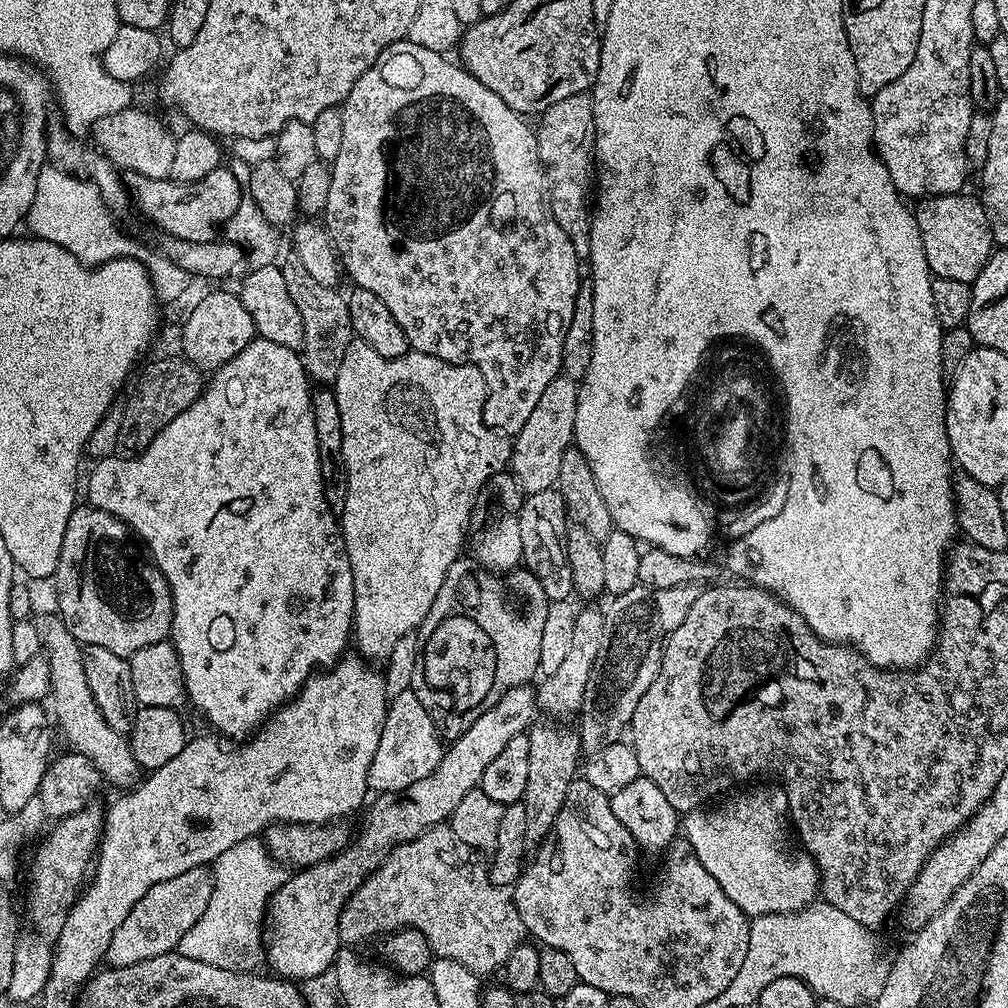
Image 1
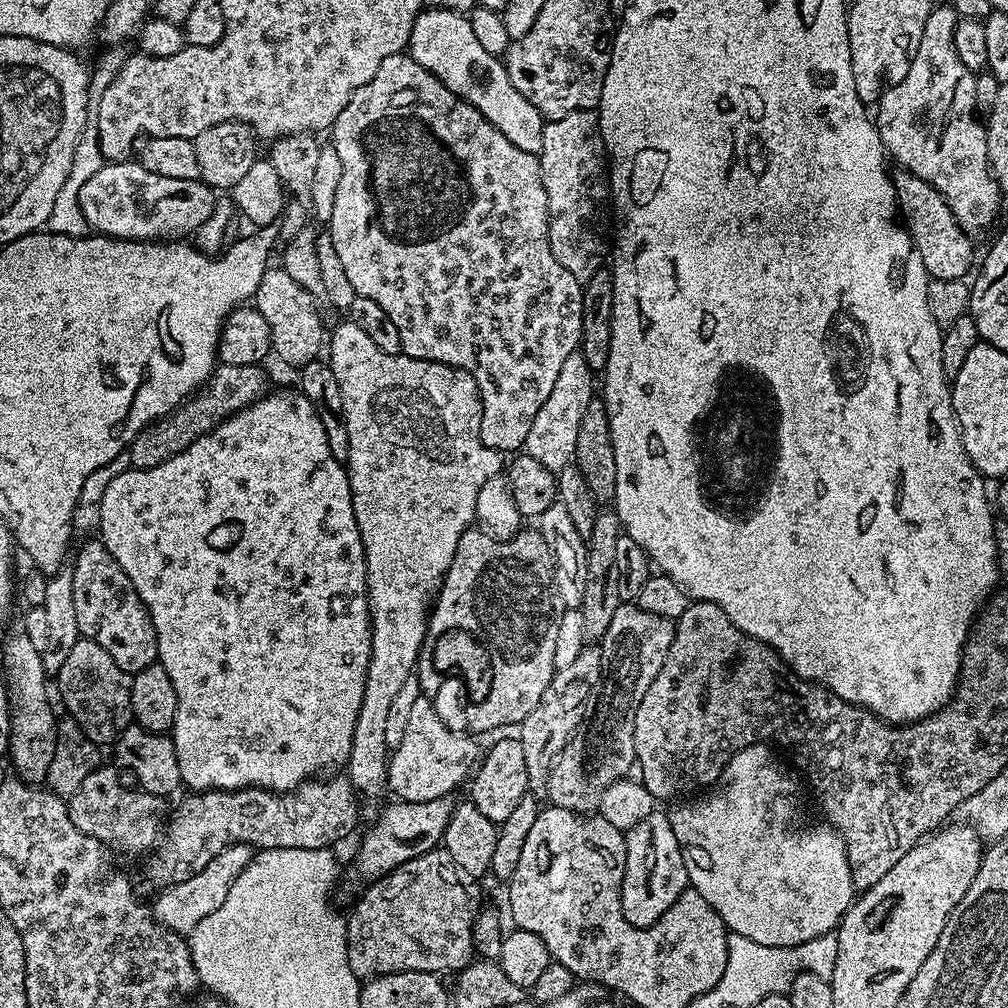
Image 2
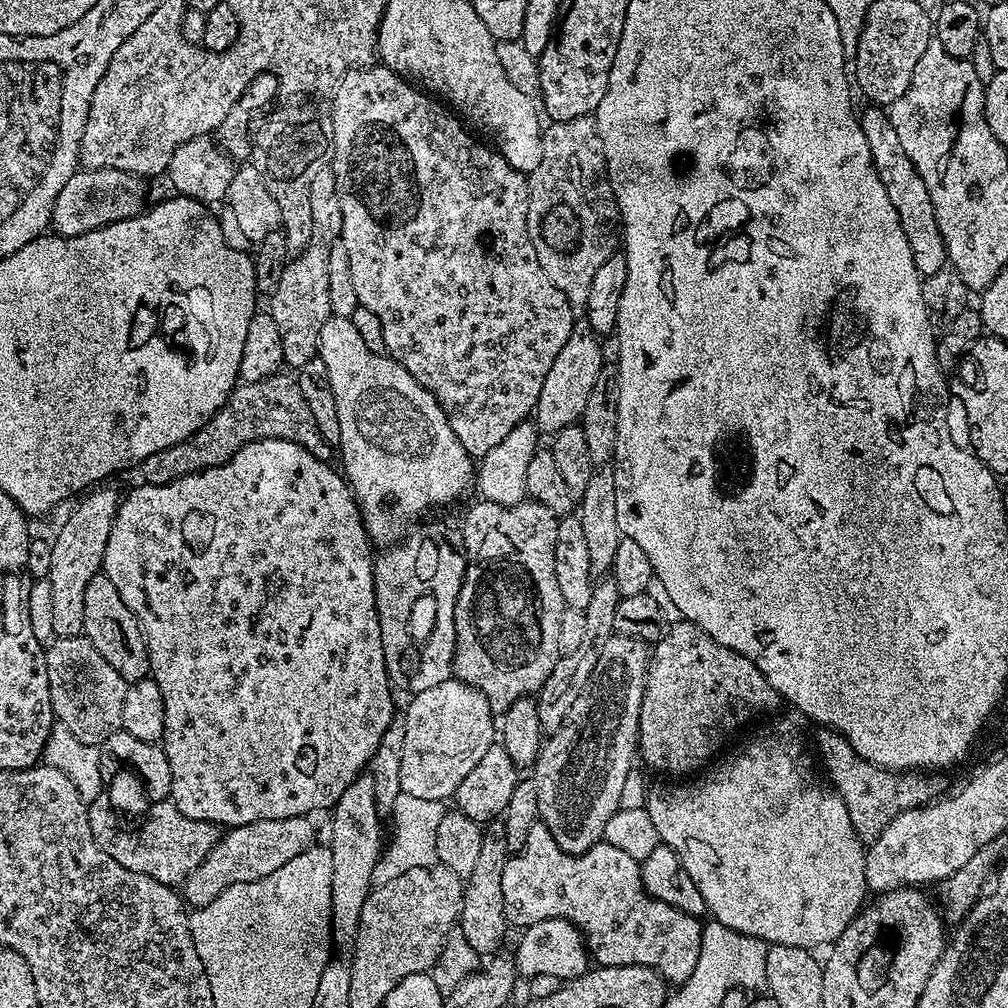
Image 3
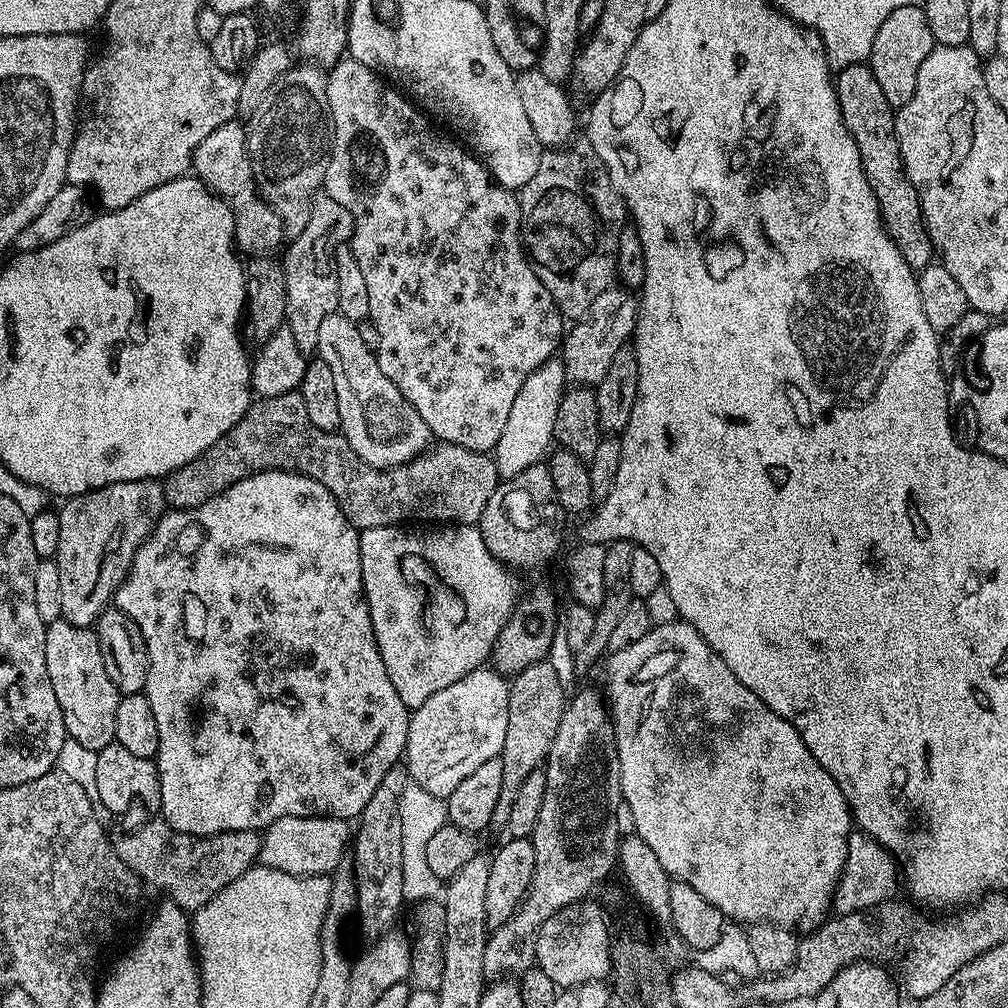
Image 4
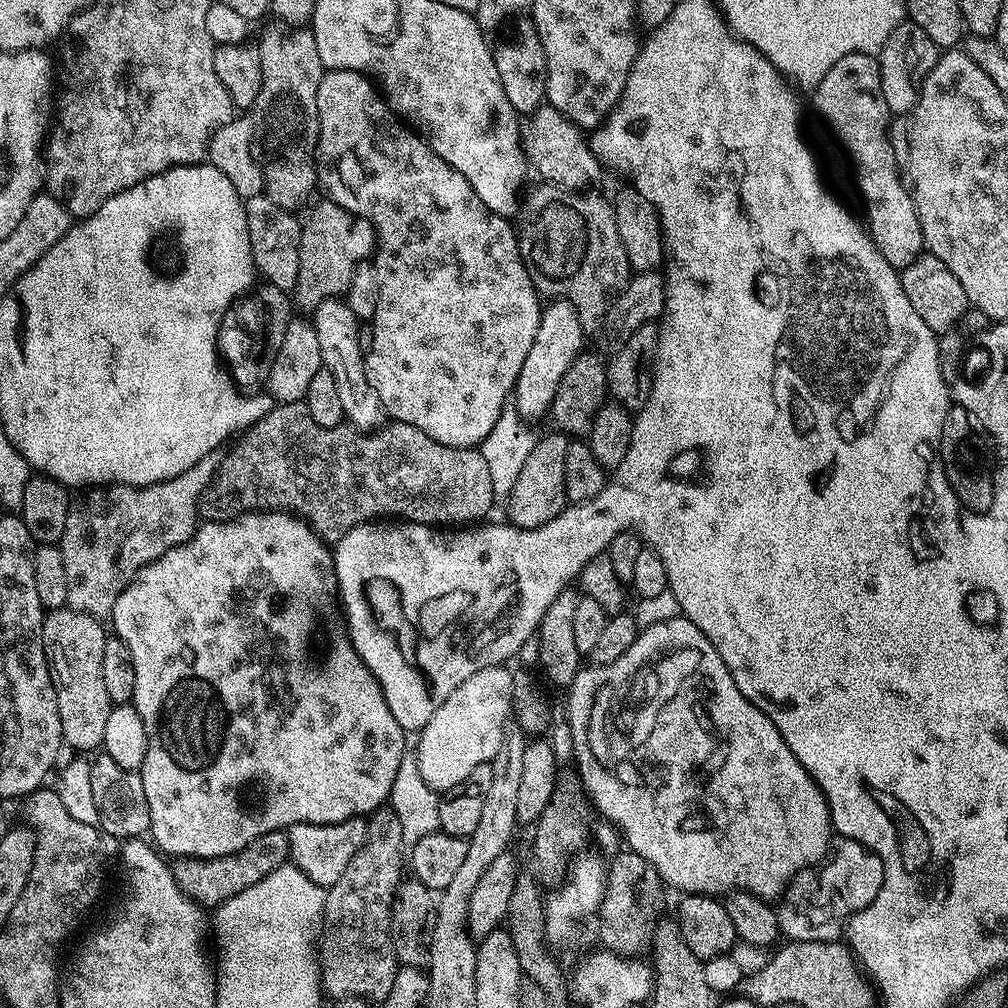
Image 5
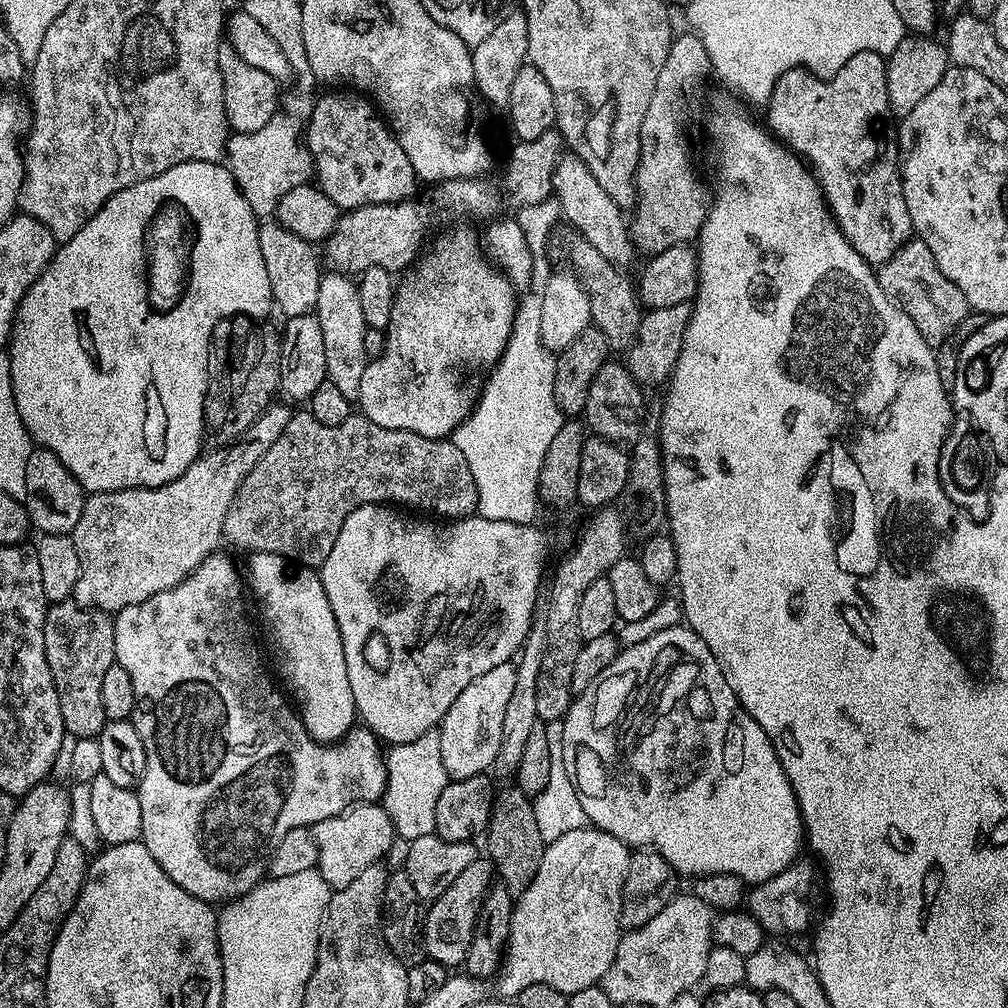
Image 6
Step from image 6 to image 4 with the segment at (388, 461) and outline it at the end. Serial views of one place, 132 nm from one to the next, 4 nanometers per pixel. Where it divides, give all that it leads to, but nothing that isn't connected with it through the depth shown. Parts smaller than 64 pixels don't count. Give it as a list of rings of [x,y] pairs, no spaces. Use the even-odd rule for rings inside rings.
[[[299,391],[265,396],[248,405],[246,414],[210,450],[198,454],[194,462],[186,462],[169,476],[163,477],[164,503],[169,509],[197,508],[210,498],[222,494],[234,482],[246,478],[255,472],[264,472],[267,468],[281,468],[287,472],[301,472],[303,476],[314,478],[334,494],[334,498],[344,511],[344,516],[358,530],[377,528],[378,526],[403,525],[404,520],[433,520],[436,526],[459,526],[462,524],[479,525],[482,510],[490,502],[496,485],[502,477],[496,468],[495,459],[487,452],[475,452],[466,446],[437,443],[424,449],[409,464],[399,464],[393,468],[375,468],[370,466],[348,445],[348,439],[339,431],[318,430],[306,414],[306,402],[302,402]]]

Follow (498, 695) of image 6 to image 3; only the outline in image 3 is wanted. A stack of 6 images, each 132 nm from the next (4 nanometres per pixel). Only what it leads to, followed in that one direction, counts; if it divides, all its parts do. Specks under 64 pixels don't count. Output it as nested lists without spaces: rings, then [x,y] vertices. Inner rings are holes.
[[[455,678],[438,682],[438,686],[415,693],[409,700],[412,701],[408,704],[408,710],[403,713],[406,742],[400,790],[414,794],[414,798],[447,801],[455,797],[462,778],[478,766],[482,754],[486,754],[497,739],[497,717],[486,694]]]

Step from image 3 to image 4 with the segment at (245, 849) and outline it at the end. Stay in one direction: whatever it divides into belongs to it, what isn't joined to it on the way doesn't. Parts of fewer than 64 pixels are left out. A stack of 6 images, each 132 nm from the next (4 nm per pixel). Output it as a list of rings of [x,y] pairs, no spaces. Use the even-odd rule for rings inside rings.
[[[283,816],[263,829],[259,863],[291,876],[328,876],[350,848],[349,821],[333,816]]]

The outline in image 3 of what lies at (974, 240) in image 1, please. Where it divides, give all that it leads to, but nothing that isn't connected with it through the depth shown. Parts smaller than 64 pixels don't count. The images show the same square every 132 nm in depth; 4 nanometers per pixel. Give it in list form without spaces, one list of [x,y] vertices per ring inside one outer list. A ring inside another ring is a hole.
[[[868,106],[865,112],[859,113],[858,119],[862,126],[862,134],[866,134],[872,161],[878,170],[878,178],[882,178],[882,186],[886,186],[890,206],[894,206],[898,214],[898,222],[906,234],[906,242],[910,242],[910,254],[914,258],[914,266],[919,270],[921,277],[938,274],[948,264],[948,251],[938,230],[938,222],[932,209],[930,194],[926,190],[926,182],[922,182],[914,162],[906,158],[902,150],[902,142],[898,142],[898,134],[894,130],[894,122],[890,122],[887,111],[883,107]]]

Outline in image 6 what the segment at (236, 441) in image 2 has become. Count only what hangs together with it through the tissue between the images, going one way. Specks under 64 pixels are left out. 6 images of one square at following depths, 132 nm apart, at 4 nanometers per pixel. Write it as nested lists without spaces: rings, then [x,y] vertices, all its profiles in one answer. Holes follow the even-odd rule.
[[[213,554],[207,556],[206,559],[193,572],[186,577],[178,586],[174,586],[165,592],[154,594],[154,598],[146,598],[146,602],[138,602],[134,606],[126,606],[121,612],[115,613],[112,625],[114,626],[114,650],[116,651],[116,663],[122,666],[122,670],[126,670],[126,674],[130,674],[130,682],[134,682],[134,694],[136,695],[136,713],[134,723],[138,730],[138,738],[142,738],[142,746],[146,750],[146,770],[144,776],[140,779],[138,785],[138,795],[140,805],[142,806],[142,834],[140,840],[146,846],[146,850],[150,850],[150,854],[154,854],[154,862],[158,862],[158,866],[162,866],[162,870],[166,870],[166,874],[170,874],[170,878],[174,878],[174,882],[178,882],[178,886],[182,886],[182,890],[186,890],[190,894],[194,894],[194,898],[199,900],[207,900],[209,902],[217,902],[216,900],[224,900],[223,902],[235,902],[242,896],[247,896],[257,884],[265,879],[266,873],[270,868],[270,861],[276,854],[276,847],[282,838],[286,838],[286,834],[290,834],[292,828],[311,828],[312,825],[322,822],[326,818],[334,818],[339,812],[344,812],[347,808],[351,808],[354,804],[371,804],[379,801],[384,795],[384,787],[388,781],[388,771],[384,765],[386,756],[382,751],[381,741],[377,740],[366,726],[354,726],[344,735],[343,740],[337,740],[335,744],[322,744],[315,740],[308,733],[306,726],[300,720],[300,713],[291,703],[280,700],[280,692],[272,685],[272,680],[268,677],[268,672],[264,669],[264,664],[260,661],[260,652],[256,649],[256,640],[252,637],[252,624],[248,621],[248,616],[244,613],[244,592],[246,596],[246,584],[242,579],[242,572],[236,569],[236,564],[228,556],[220,556],[221,554]]]

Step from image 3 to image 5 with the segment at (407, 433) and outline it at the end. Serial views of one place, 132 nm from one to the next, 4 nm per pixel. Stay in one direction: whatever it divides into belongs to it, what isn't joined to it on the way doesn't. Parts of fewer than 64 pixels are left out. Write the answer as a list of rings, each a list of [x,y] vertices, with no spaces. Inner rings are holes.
[[[337,298],[322,302],[314,309],[312,325],[318,334],[318,346],[322,346],[324,367],[334,374],[334,383],[338,386],[338,395],[342,402],[344,419],[353,428],[375,430],[385,423],[386,413],[378,402],[374,390],[364,373],[364,353],[358,348],[358,330],[361,321],[350,310],[347,299]]]

